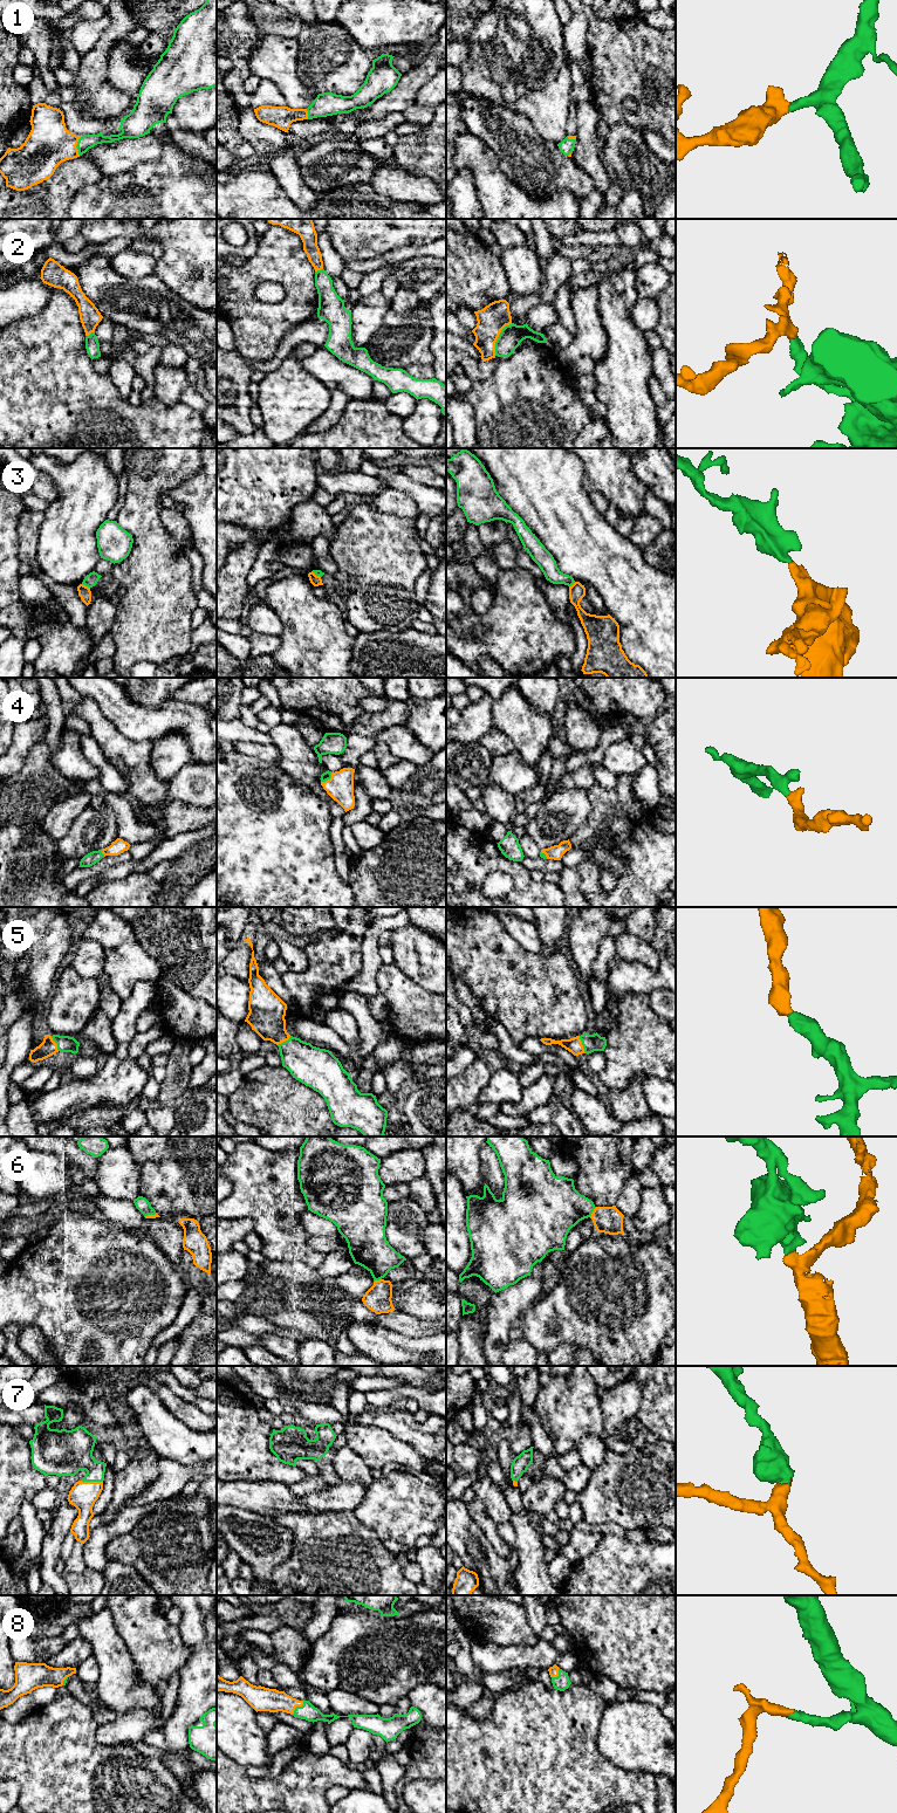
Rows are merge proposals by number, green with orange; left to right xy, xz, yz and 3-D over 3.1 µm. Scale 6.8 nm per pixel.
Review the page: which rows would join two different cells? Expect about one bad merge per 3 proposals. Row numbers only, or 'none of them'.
3, 6

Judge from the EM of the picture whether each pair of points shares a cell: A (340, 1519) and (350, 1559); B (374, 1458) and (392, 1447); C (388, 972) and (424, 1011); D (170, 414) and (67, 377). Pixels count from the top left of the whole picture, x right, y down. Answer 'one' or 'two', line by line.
A: one
B: one
C: one
D: one

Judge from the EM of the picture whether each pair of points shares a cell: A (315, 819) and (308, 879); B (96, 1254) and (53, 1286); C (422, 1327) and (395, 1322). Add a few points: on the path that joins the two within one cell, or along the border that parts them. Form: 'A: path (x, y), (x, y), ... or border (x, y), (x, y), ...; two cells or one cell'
A: path (308, 835), (308, 864); one cell
B: path (86, 1264), (63, 1284); one cell
C: path (415, 1327), (402, 1323); one cell

